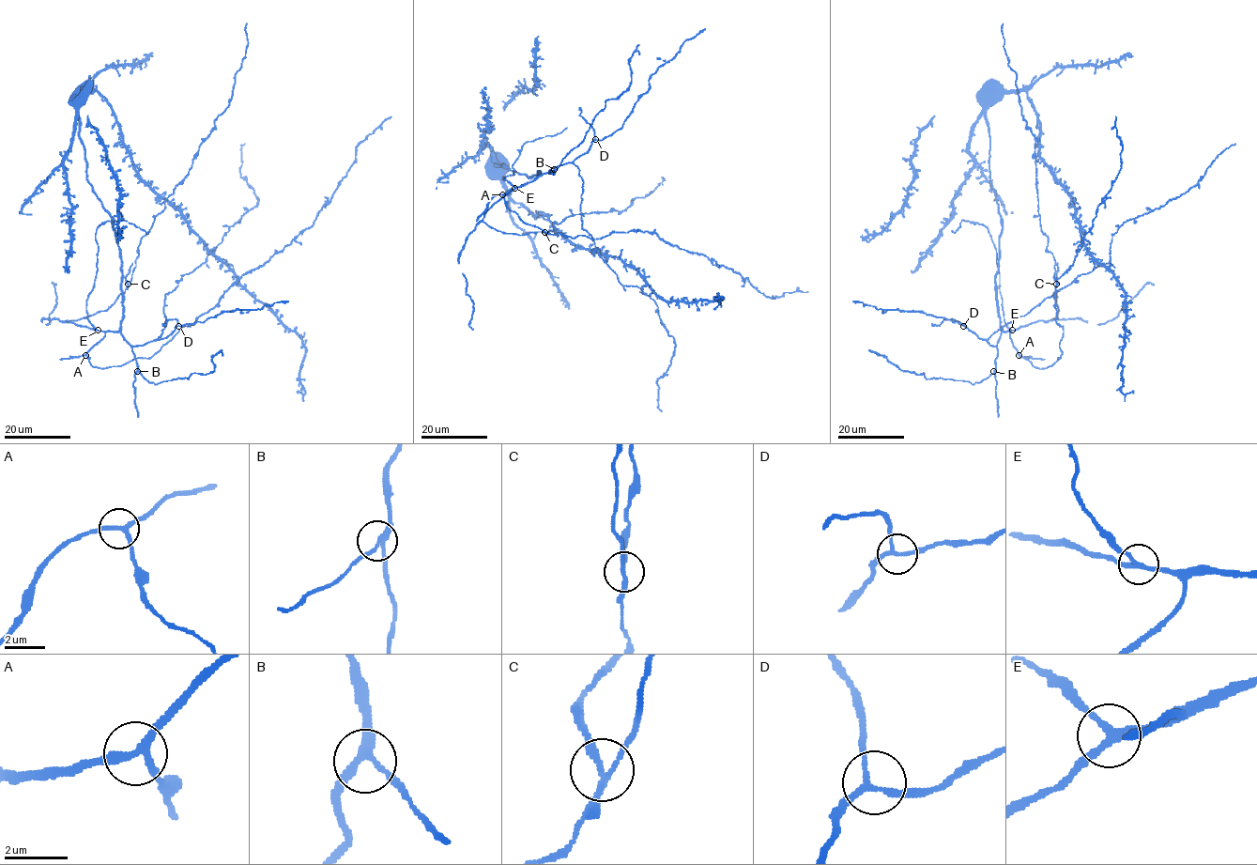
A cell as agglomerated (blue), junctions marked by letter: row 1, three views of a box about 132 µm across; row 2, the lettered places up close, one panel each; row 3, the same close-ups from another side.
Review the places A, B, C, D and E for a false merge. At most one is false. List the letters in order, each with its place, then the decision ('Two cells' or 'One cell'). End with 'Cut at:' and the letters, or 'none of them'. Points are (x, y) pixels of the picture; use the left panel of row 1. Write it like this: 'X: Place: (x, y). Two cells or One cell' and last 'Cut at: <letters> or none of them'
A: Place: (85, 355). One cell
B: Place: (137, 371). One cell
C: Place: (128, 284). Two cells
D: Place: (178, 326). One cell
E: Place: (98, 330). One cell
Cut at: C

